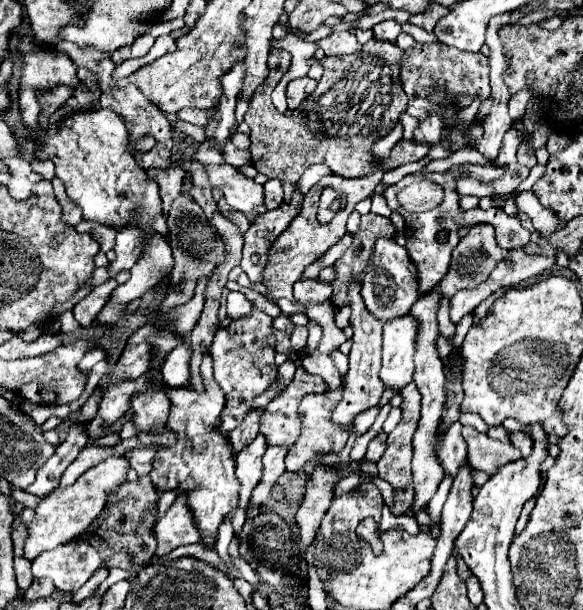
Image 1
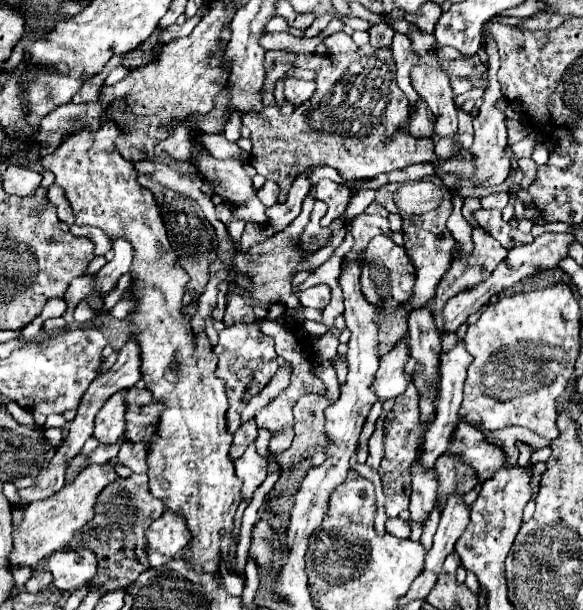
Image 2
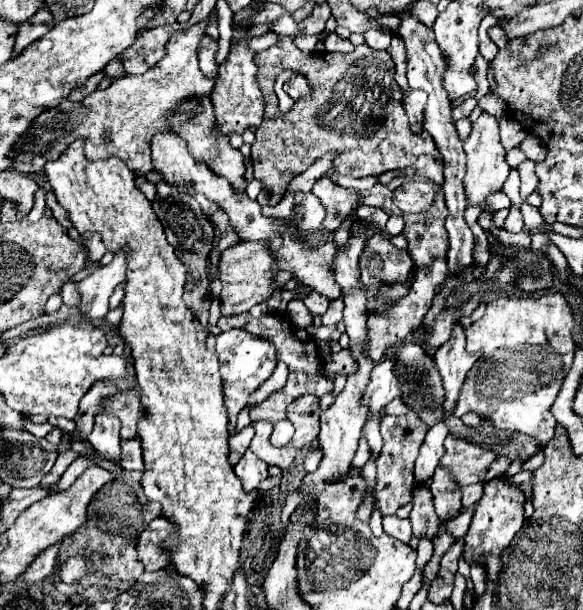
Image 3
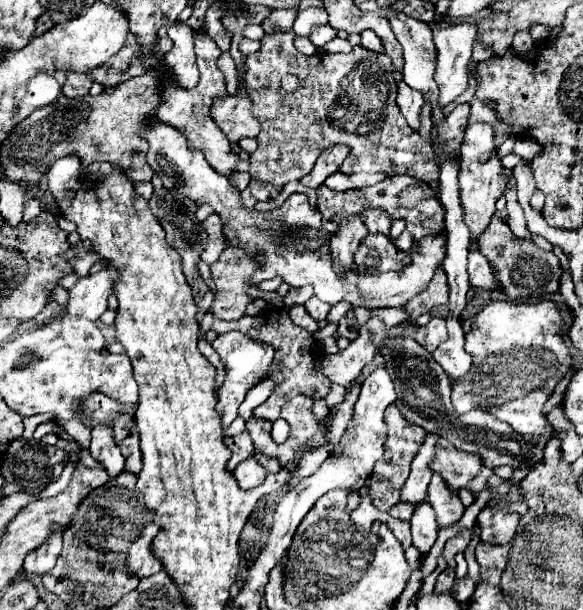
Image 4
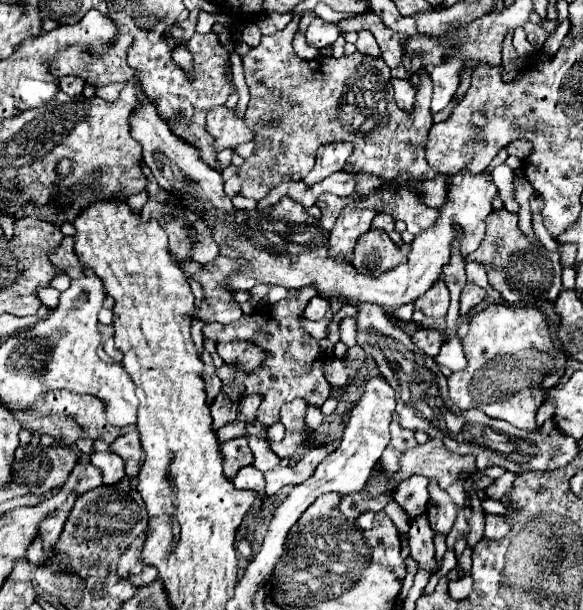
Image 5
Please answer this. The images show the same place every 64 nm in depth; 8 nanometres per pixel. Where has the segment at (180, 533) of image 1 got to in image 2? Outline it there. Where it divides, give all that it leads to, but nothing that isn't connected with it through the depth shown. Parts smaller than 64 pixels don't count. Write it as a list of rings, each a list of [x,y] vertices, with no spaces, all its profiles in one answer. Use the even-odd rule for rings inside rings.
[[[164,512],[146,532],[148,560],[152,568],[160,568],[170,562],[188,544],[188,526],[176,512]]]

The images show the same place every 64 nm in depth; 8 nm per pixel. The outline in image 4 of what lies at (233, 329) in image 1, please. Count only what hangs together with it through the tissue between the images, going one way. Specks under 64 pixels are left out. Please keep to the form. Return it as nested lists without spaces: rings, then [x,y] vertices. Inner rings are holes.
[[[226,332],[226,334],[220,334],[212,342],[212,346],[220,354],[220,358],[222,358],[224,366],[226,366],[226,378],[224,378],[222,386],[218,388],[220,402],[218,402],[216,408],[222,412],[222,418],[224,418],[222,424],[224,426],[230,426],[234,422],[234,418],[238,416],[238,406],[244,402],[248,390],[254,388],[268,374],[268,370],[272,368],[274,348],[270,344],[252,340],[250,336],[244,336],[242,332]]]

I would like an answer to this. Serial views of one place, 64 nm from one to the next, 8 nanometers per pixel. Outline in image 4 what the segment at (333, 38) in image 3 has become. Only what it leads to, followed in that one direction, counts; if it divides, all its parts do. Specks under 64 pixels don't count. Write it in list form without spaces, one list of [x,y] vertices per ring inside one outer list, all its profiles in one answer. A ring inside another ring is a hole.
[[[336,36],[328,44],[324,44],[322,50],[326,50],[326,52],[352,52],[352,44],[348,40],[342,40],[342,38]]]

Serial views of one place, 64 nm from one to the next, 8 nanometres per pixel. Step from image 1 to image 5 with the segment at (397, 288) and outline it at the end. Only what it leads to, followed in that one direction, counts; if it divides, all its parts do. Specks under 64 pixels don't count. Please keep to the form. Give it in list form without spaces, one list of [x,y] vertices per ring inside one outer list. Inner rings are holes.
[[[370,230],[360,236],[354,248],[354,266],[356,262],[364,262],[362,270],[390,270],[404,262],[400,246],[396,246],[384,230]]]

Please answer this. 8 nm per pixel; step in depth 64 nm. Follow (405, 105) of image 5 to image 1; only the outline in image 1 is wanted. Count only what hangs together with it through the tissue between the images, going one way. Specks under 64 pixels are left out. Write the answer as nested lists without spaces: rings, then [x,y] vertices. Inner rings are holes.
[[[432,114],[428,120],[422,120],[414,132],[414,140],[418,144],[436,146],[442,140],[442,120],[438,114]]]

